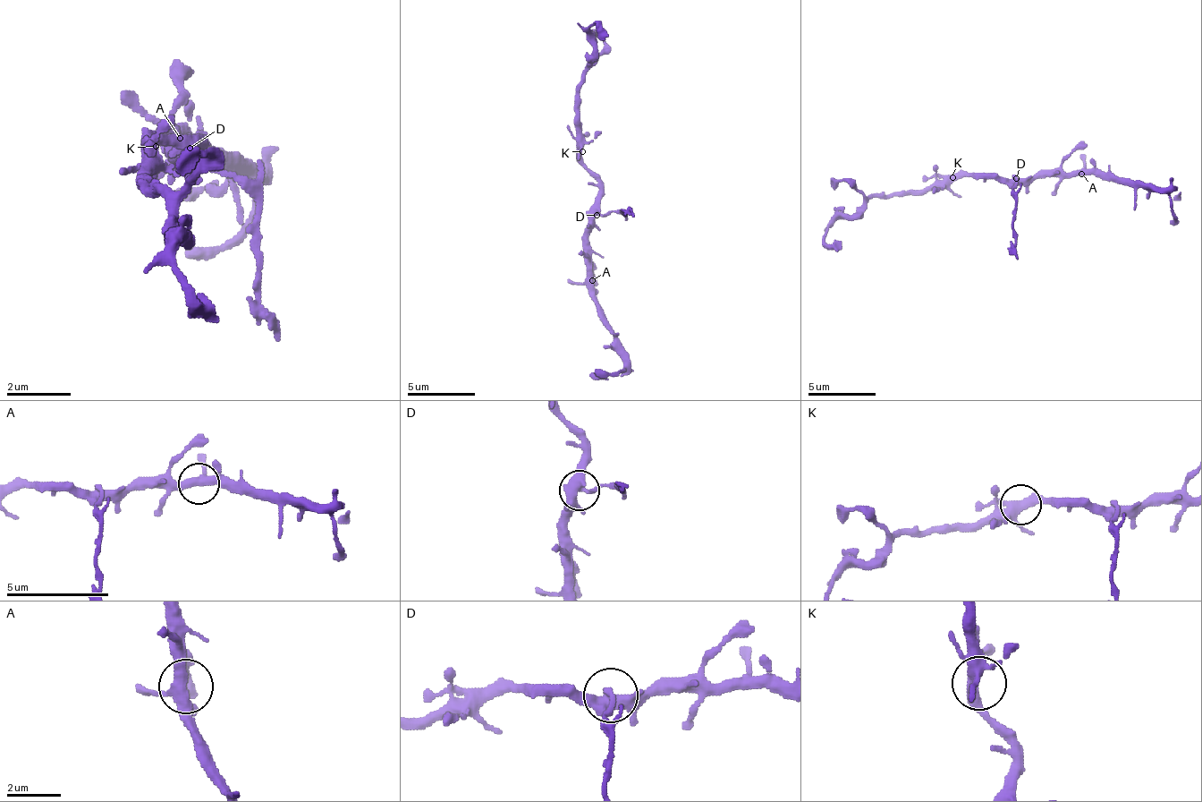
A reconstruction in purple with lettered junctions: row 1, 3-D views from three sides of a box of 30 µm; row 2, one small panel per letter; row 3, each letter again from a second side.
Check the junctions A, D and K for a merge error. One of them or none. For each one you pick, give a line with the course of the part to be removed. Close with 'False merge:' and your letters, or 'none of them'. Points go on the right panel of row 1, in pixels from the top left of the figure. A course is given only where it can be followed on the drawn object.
D: (1017, 177), (1017, 259)
False merge: D

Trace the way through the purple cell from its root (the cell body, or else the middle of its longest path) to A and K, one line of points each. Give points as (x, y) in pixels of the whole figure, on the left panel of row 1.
A: (188, 146), (180, 154), (172, 146), (180, 138)
K: (188, 146), (156, 146)

